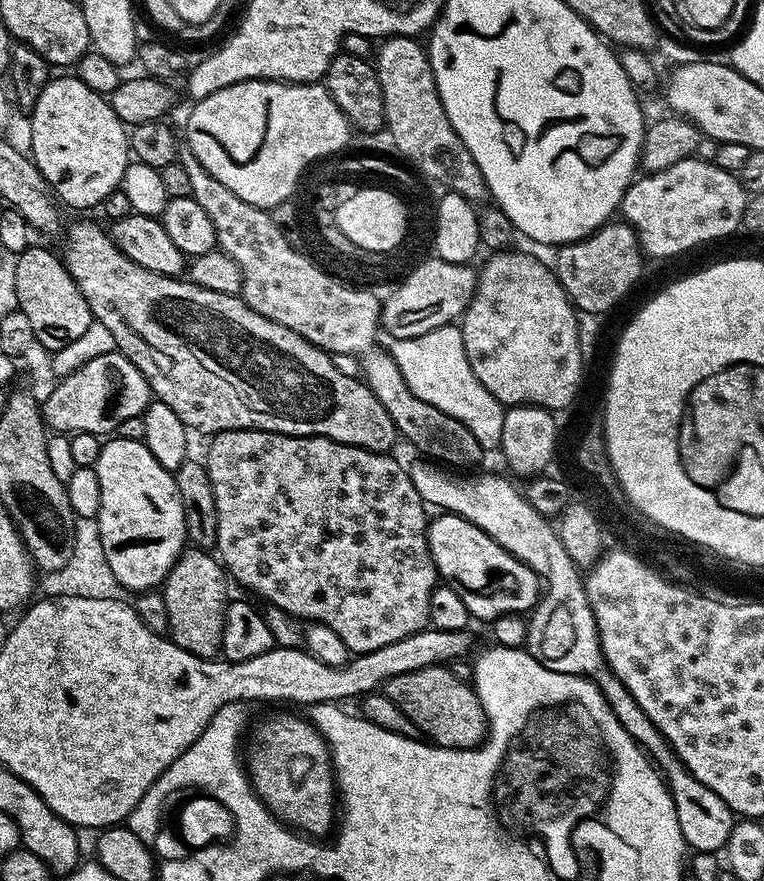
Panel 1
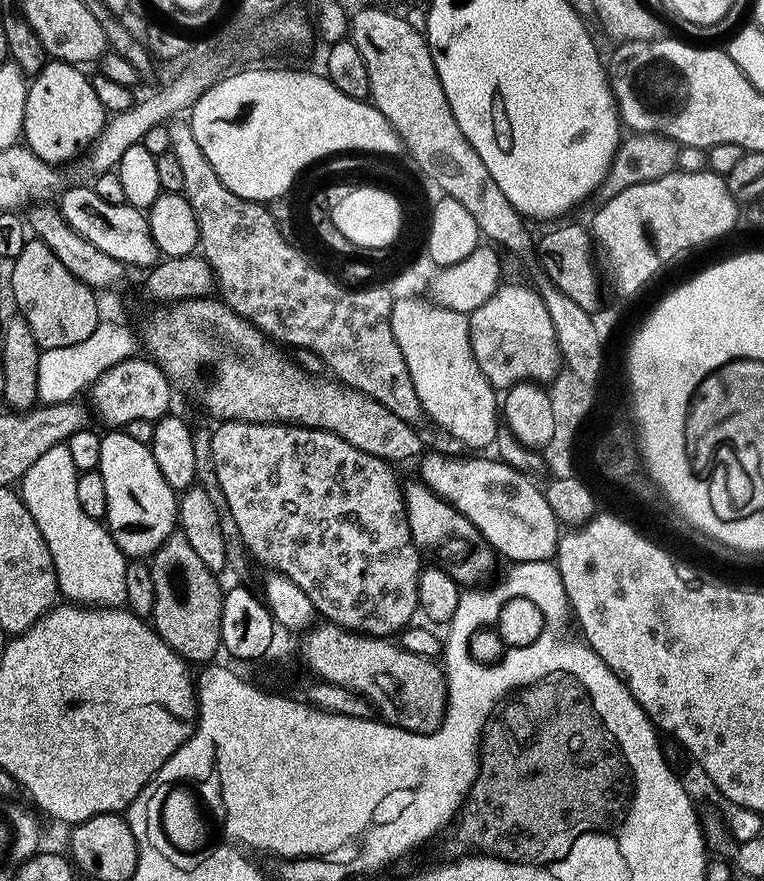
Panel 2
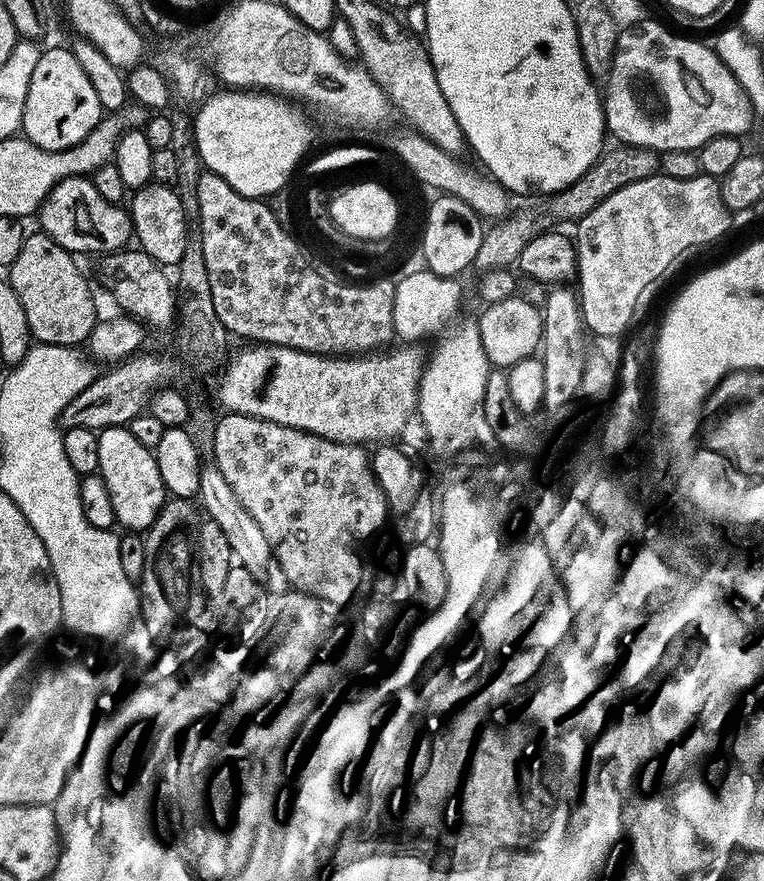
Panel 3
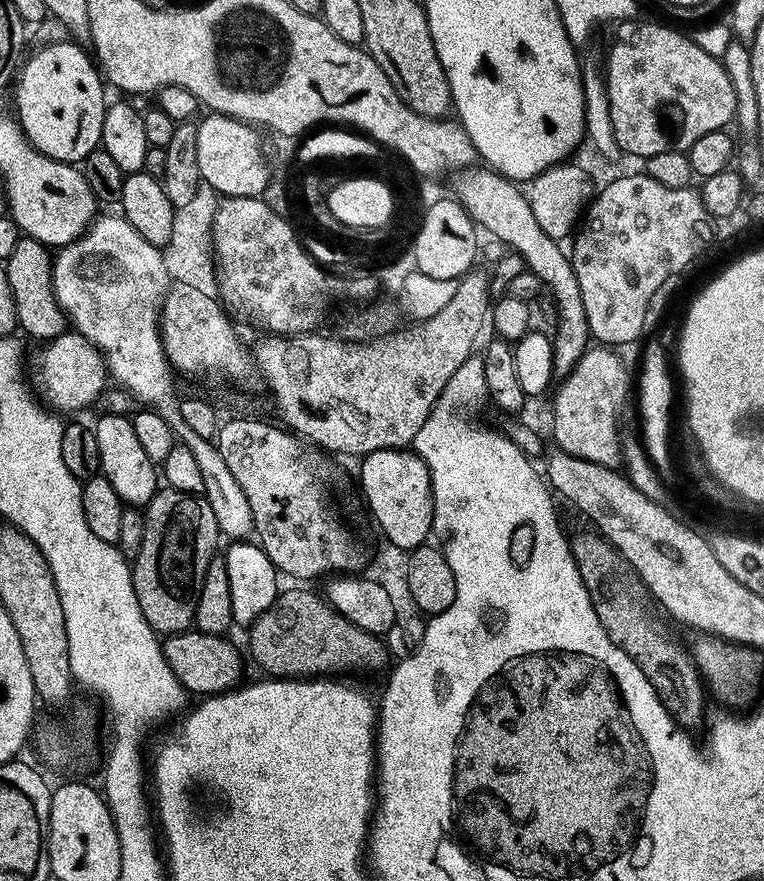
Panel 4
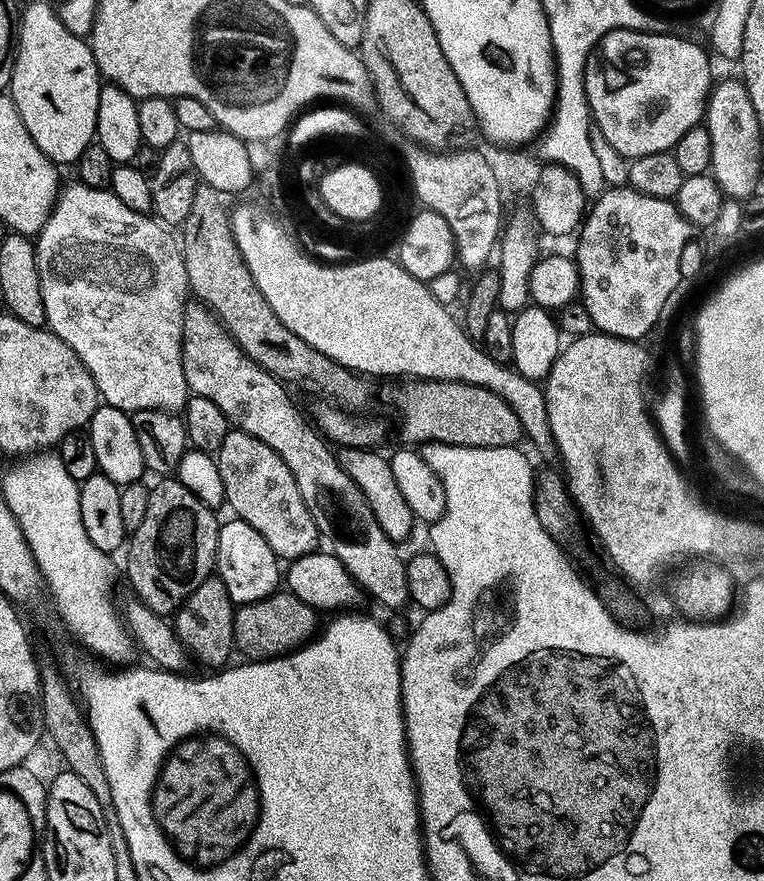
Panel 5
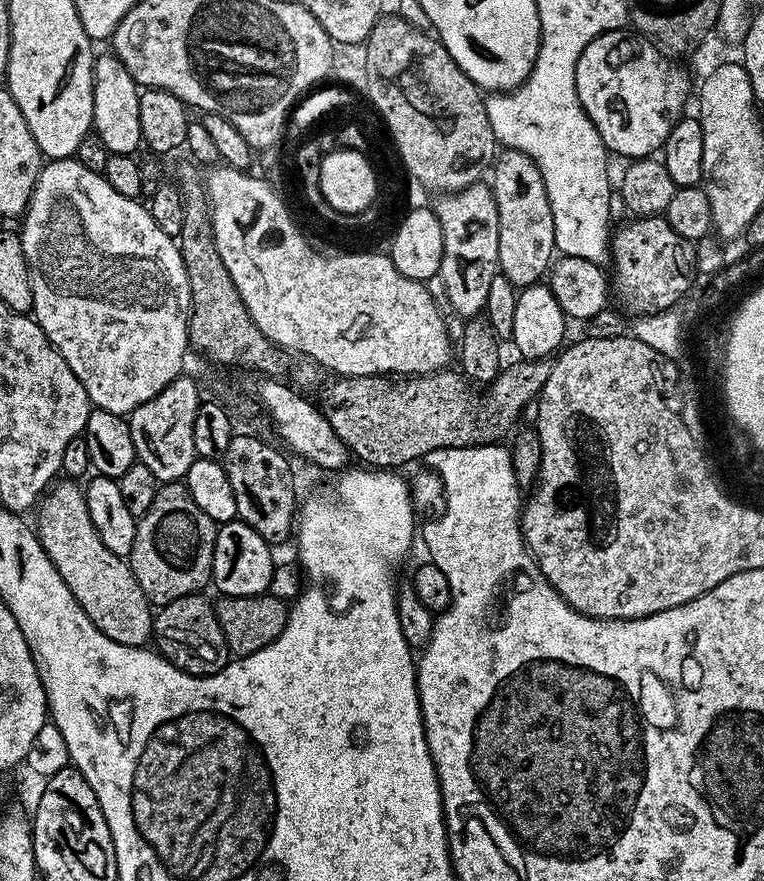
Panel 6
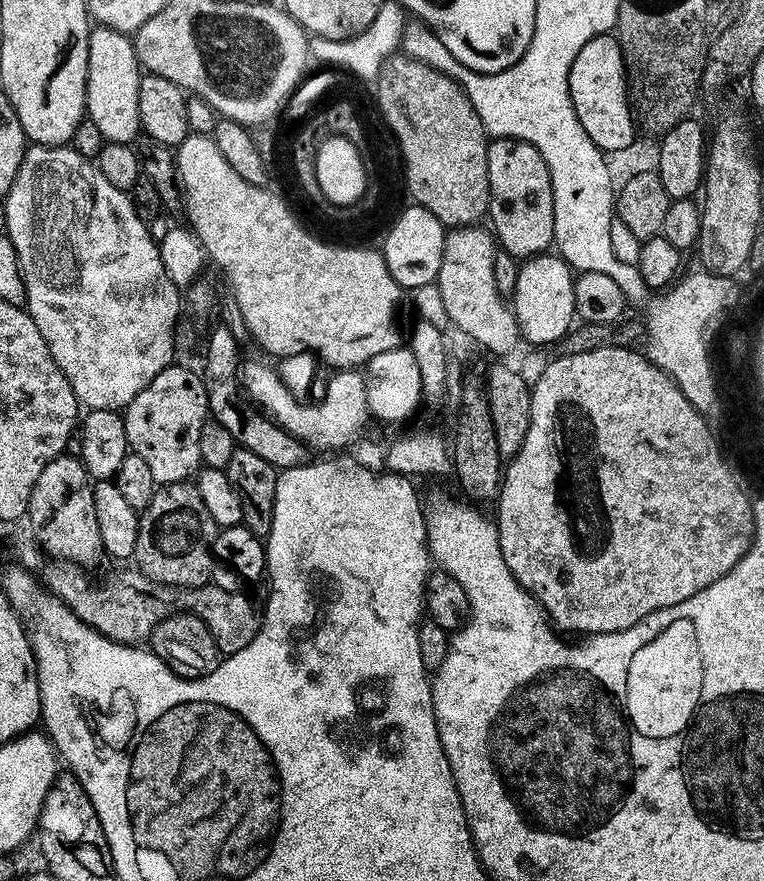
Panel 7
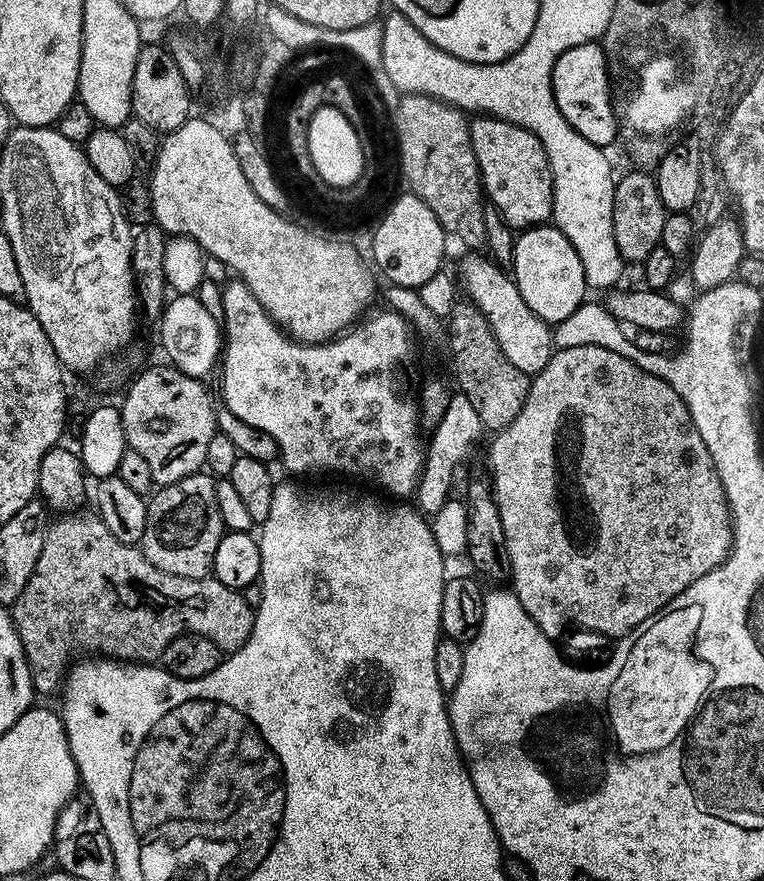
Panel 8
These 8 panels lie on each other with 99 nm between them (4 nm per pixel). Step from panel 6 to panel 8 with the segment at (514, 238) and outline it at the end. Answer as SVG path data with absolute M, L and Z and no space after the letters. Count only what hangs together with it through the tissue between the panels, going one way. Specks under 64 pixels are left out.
M487 114L471 121L469 138L472 140L473 152L480 167L483 191L492 205L500 210L504 221L514 230L543 225L552 214L552 170L548 167L544 143L529 128Z

